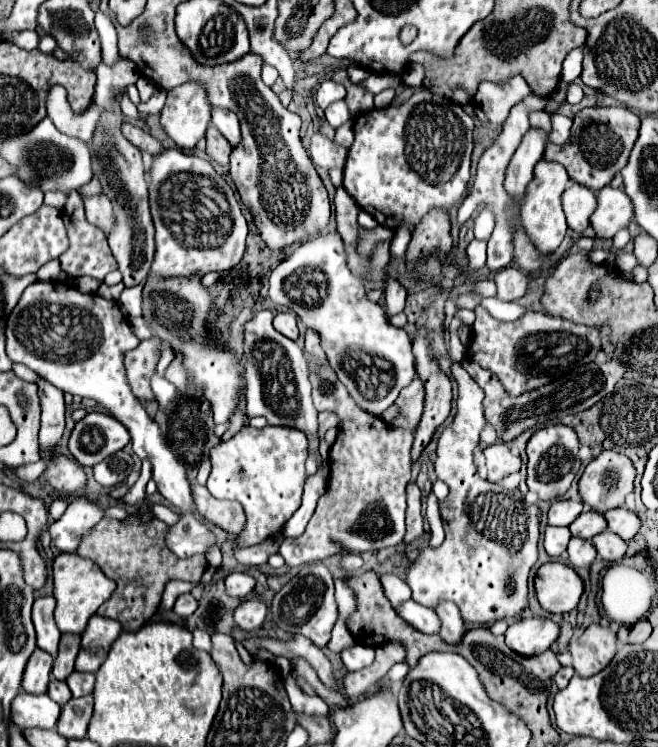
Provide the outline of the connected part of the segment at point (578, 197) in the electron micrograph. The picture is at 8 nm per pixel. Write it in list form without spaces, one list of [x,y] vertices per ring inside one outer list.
[[[572,183],[562,195],[562,205],[568,227],[582,233],[590,225],[590,215],[596,209],[596,193],[580,183]]]

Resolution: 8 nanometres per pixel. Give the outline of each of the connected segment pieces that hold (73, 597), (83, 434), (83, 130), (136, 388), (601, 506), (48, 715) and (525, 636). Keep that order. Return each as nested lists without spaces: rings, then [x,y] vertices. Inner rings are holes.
[[[60,553],[52,563],[54,577],[54,597],[56,597],[56,623],[62,633],[82,635],[88,619],[98,611],[98,607],[110,599],[116,589],[116,583],[108,579],[98,565],[88,559],[82,559],[76,553]]]
[[[92,411],[74,425],[68,449],[84,467],[94,467],[104,457],[124,449],[130,441],[128,429],[112,415]]]
[[[52,87],[50,93],[48,93],[46,103],[48,103],[46,105],[47,116],[52,119],[54,125],[62,133],[84,139],[86,143],[90,143],[90,139],[92,139],[92,135],[96,131],[102,107],[90,105],[84,113],[74,115],[68,101],[66,101],[66,91],[62,87]]]
[[[158,337],[140,341],[140,345],[134,351],[128,351],[124,359],[130,389],[134,397],[138,397],[144,403],[150,403],[154,399],[154,393],[150,389],[150,379],[156,373],[158,359],[160,359],[160,339]]]
[[[602,451],[592,459],[580,481],[580,497],[598,513],[620,507],[628,493],[634,491],[636,469],[632,461],[616,451]]]
[[[20,693],[12,701],[12,723],[18,729],[38,727],[38,729],[54,729],[60,717],[60,705],[54,703],[46,693],[32,695]]]
[[[520,619],[508,627],[506,645],[524,657],[532,657],[548,651],[558,633],[558,625],[550,619]]]

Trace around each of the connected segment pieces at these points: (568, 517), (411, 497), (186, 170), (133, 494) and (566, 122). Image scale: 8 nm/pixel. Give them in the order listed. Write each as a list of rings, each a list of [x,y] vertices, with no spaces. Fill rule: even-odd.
[[[572,499],[552,501],[552,507],[548,511],[548,525],[558,525],[558,527],[570,525],[580,513],[582,513],[580,501],[572,501]]]
[[[416,483],[406,485],[406,533],[404,543],[414,541],[424,529],[422,529],[422,515],[420,515],[420,489]]]
[[[164,149],[150,167],[150,209],[156,225],[156,255],[152,271],[160,277],[230,271],[246,249],[246,219],[226,179],[194,155]]]
[[[142,461],[142,475],[140,479],[134,483],[134,487],[122,497],[122,503],[124,505],[130,505],[130,507],[140,507],[146,503],[146,483],[150,481],[152,477],[152,471],[150,471],[150,461]]]
[[[552,113],[552,133],[550,133],[550,141],[554,145],[566,145],[570,143],[570,127],[572,127],[572,119],[564,117],[564,115],[556,115]]]

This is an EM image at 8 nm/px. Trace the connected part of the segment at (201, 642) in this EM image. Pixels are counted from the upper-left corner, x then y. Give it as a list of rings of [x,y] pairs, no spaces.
[[[194,629],[194,647],[202,649],[202,651],[210,651],[210,635],[202,629]]]

